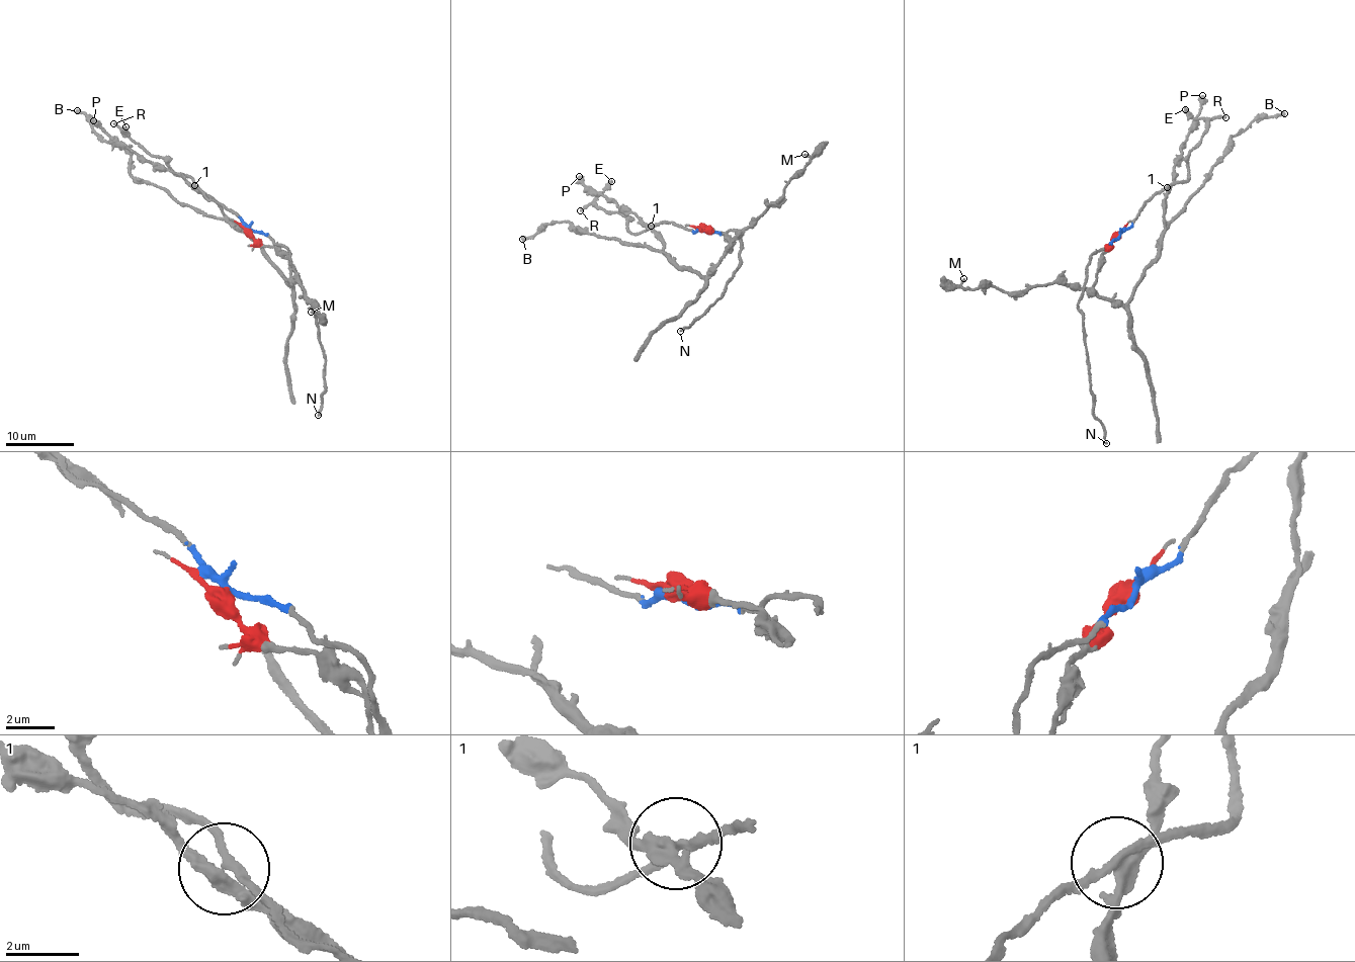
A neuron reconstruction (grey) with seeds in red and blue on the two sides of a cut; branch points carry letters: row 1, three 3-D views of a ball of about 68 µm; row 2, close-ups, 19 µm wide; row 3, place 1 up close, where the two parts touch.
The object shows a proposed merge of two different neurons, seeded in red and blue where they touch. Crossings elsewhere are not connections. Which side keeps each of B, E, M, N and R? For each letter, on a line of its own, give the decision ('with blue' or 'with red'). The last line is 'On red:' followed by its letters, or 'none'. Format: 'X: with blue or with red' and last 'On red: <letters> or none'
B: with red
E: with blue
M: with red
N: with blue
R: with blue
On red: B, M

